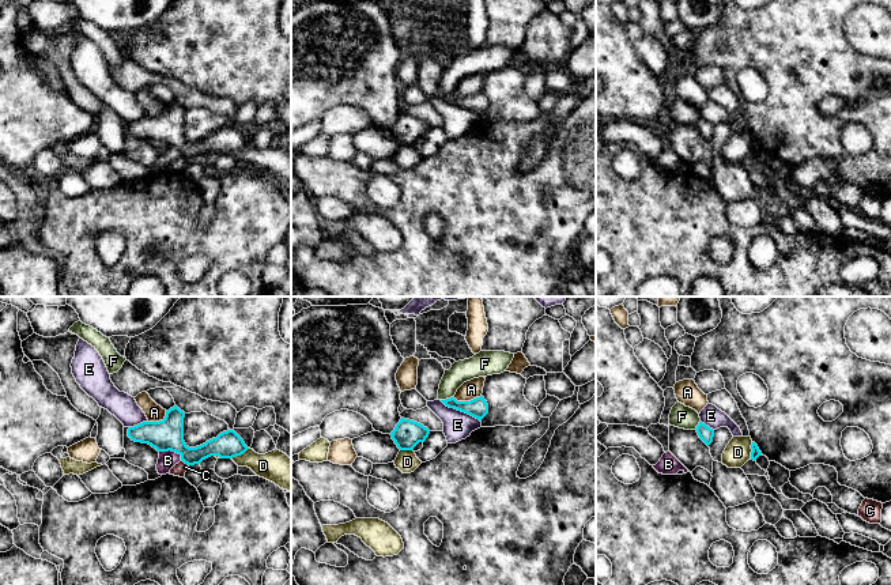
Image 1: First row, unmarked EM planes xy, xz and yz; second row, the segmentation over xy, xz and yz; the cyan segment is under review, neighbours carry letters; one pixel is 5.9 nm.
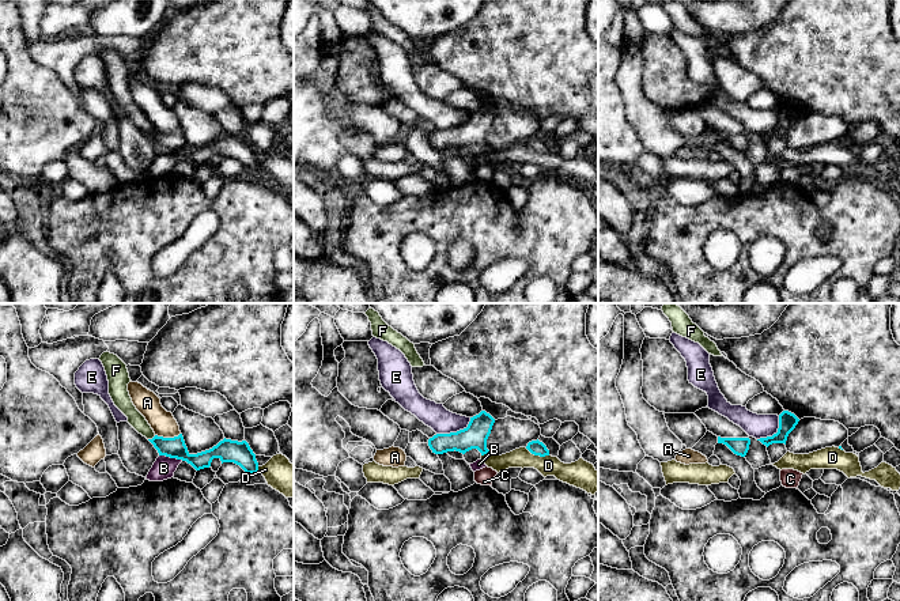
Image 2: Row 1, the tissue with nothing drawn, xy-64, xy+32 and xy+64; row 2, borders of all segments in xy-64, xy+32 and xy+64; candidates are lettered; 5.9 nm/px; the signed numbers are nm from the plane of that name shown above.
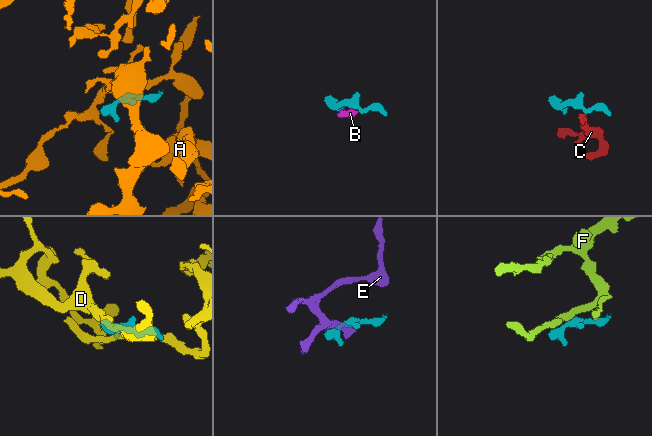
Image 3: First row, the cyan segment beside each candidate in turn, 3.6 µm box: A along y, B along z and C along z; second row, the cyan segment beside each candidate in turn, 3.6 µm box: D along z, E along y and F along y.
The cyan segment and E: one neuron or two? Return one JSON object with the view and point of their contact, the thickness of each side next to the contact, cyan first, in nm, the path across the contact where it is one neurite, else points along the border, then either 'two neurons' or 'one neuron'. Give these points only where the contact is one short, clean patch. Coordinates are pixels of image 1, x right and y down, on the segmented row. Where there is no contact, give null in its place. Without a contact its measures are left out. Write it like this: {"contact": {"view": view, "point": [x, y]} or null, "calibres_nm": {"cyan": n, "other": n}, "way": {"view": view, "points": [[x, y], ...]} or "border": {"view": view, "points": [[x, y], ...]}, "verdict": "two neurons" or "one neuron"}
{"contact": {"view": "xz", "point": [460, 410]}, "calibres_nm": {"cyan": 120, "other": 170}, "border": {"view": "xz", "points": [[440, 400], [479, 421]]}, "verdict": "two neurons"}

